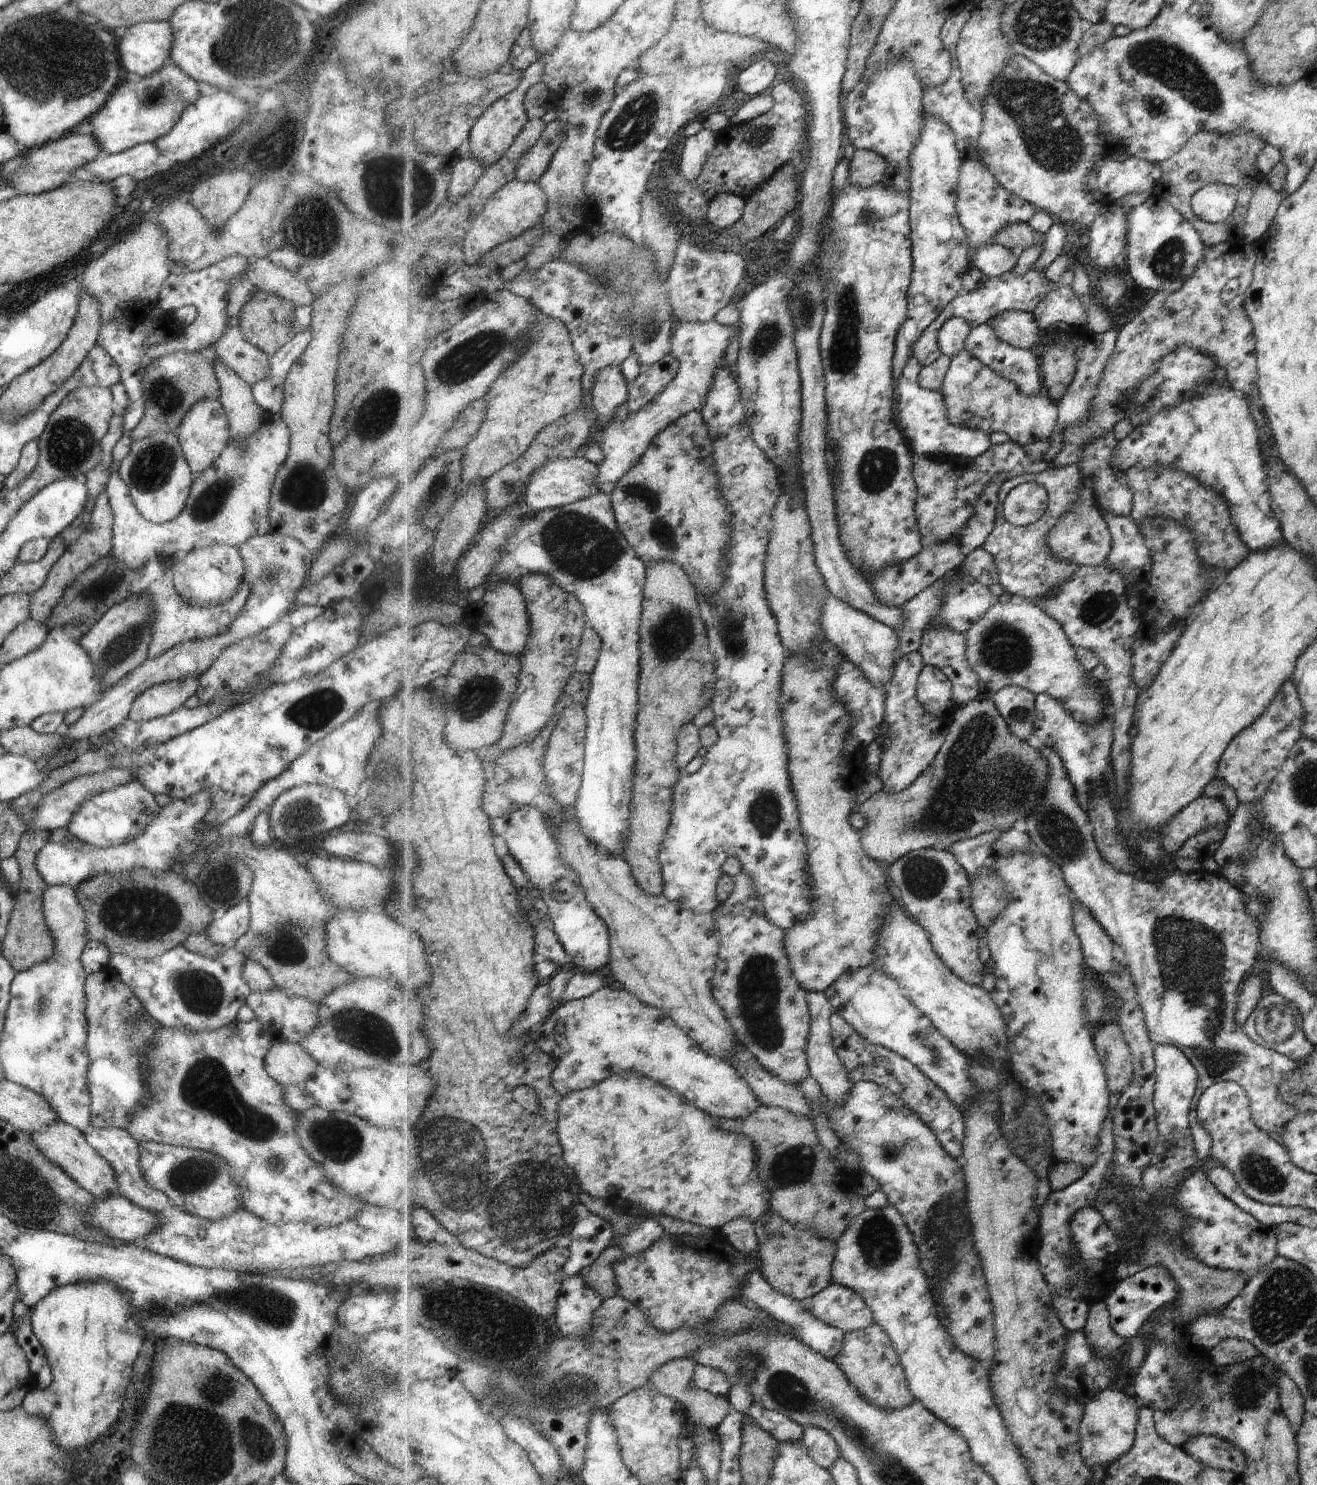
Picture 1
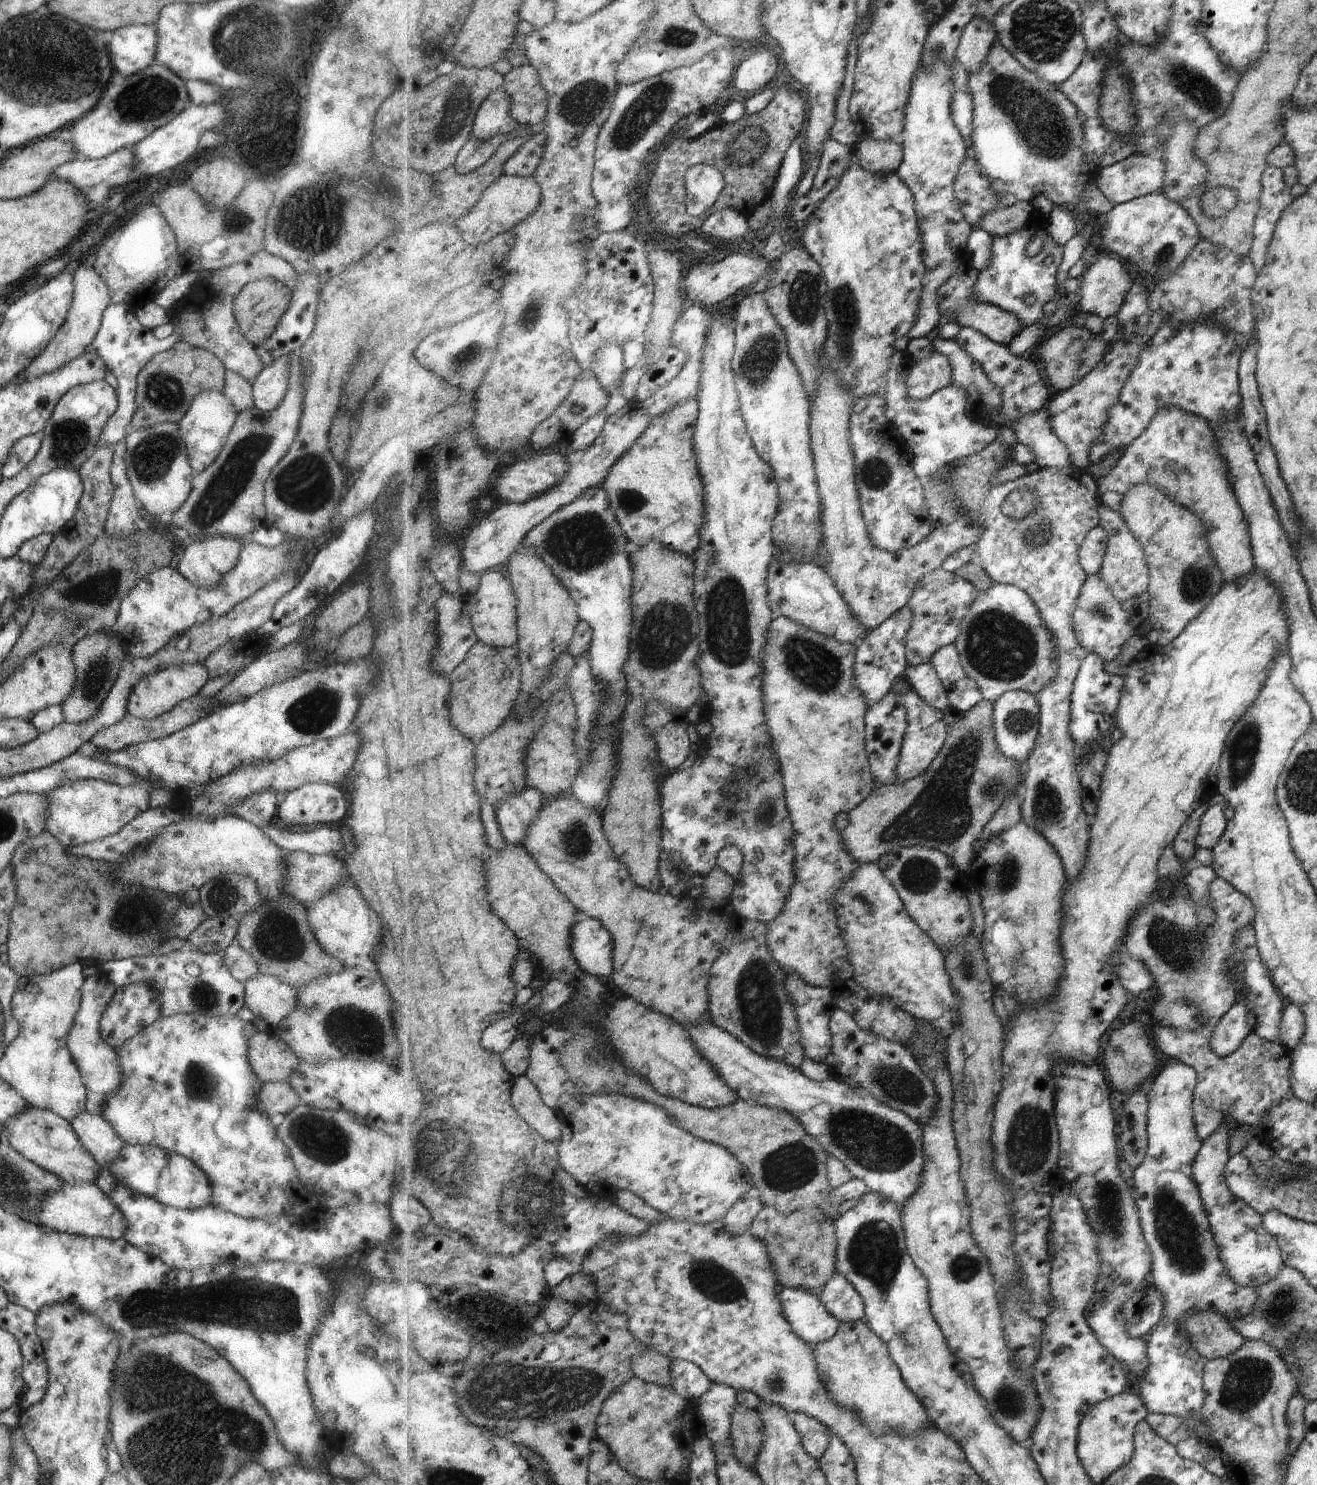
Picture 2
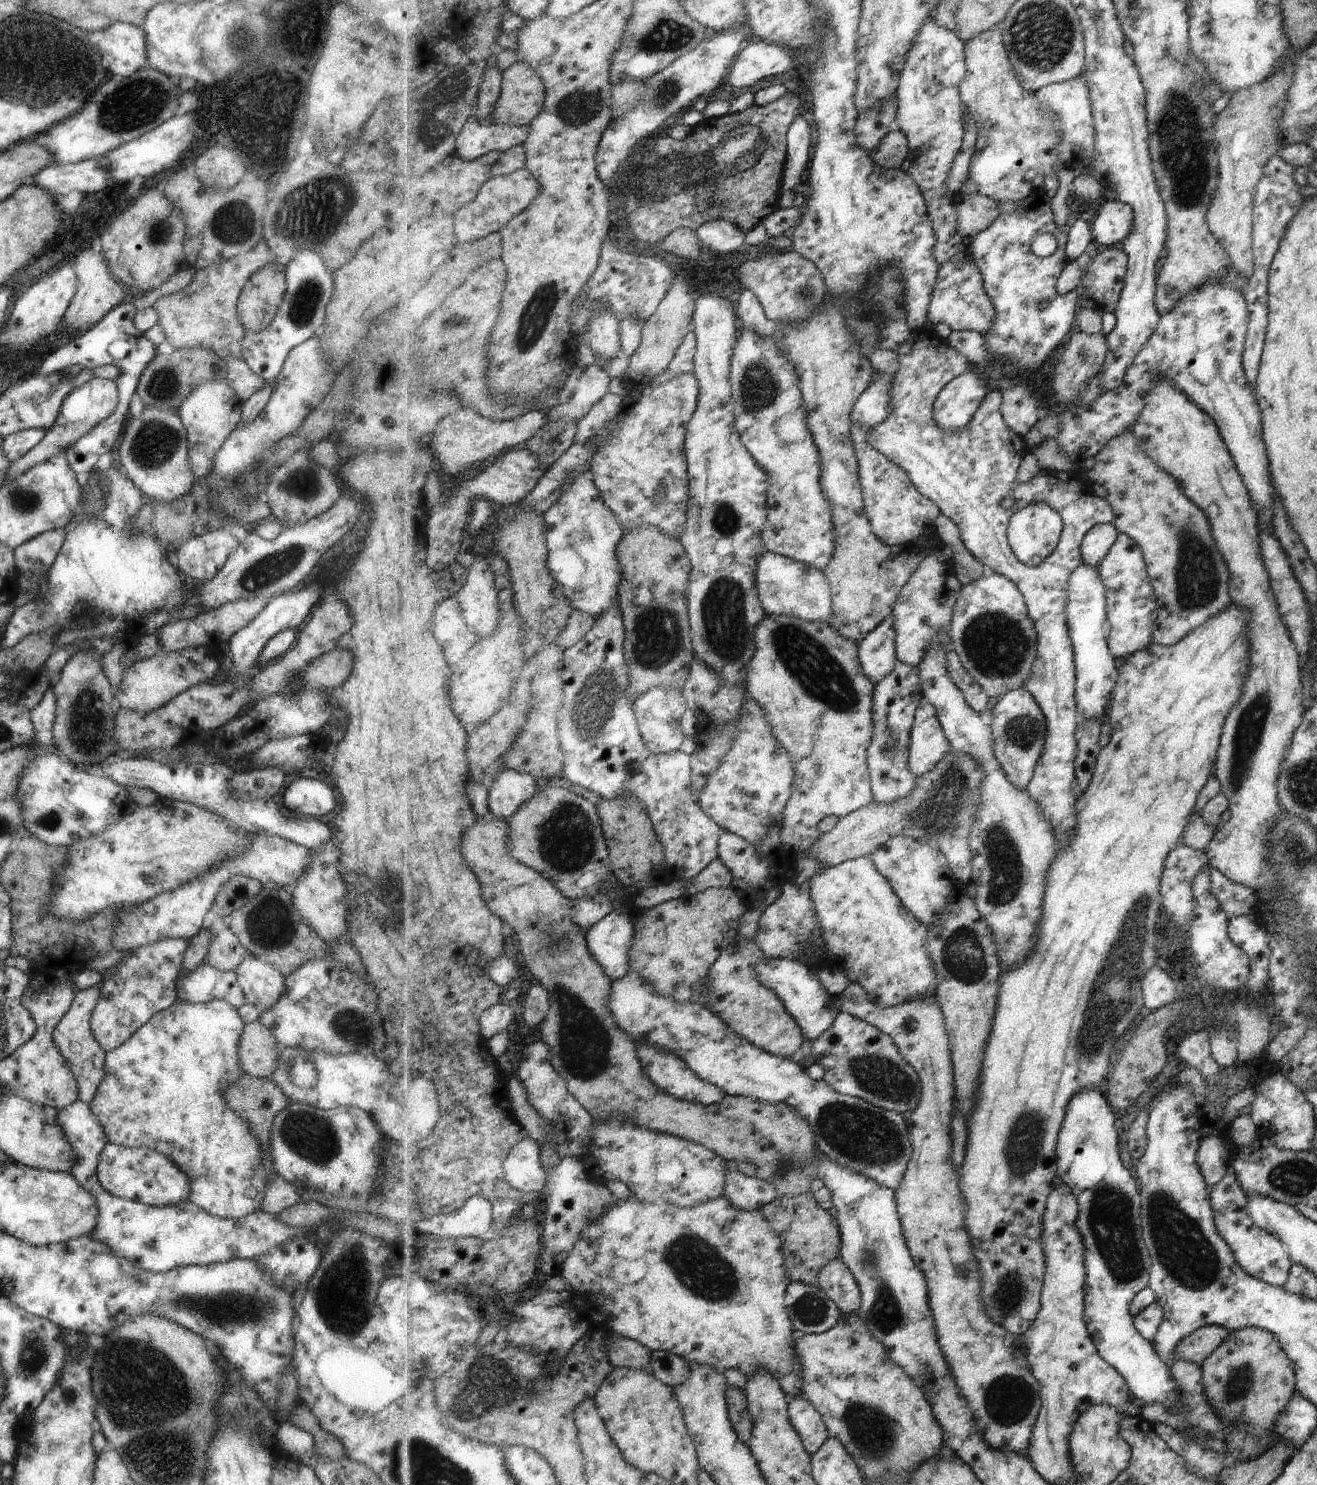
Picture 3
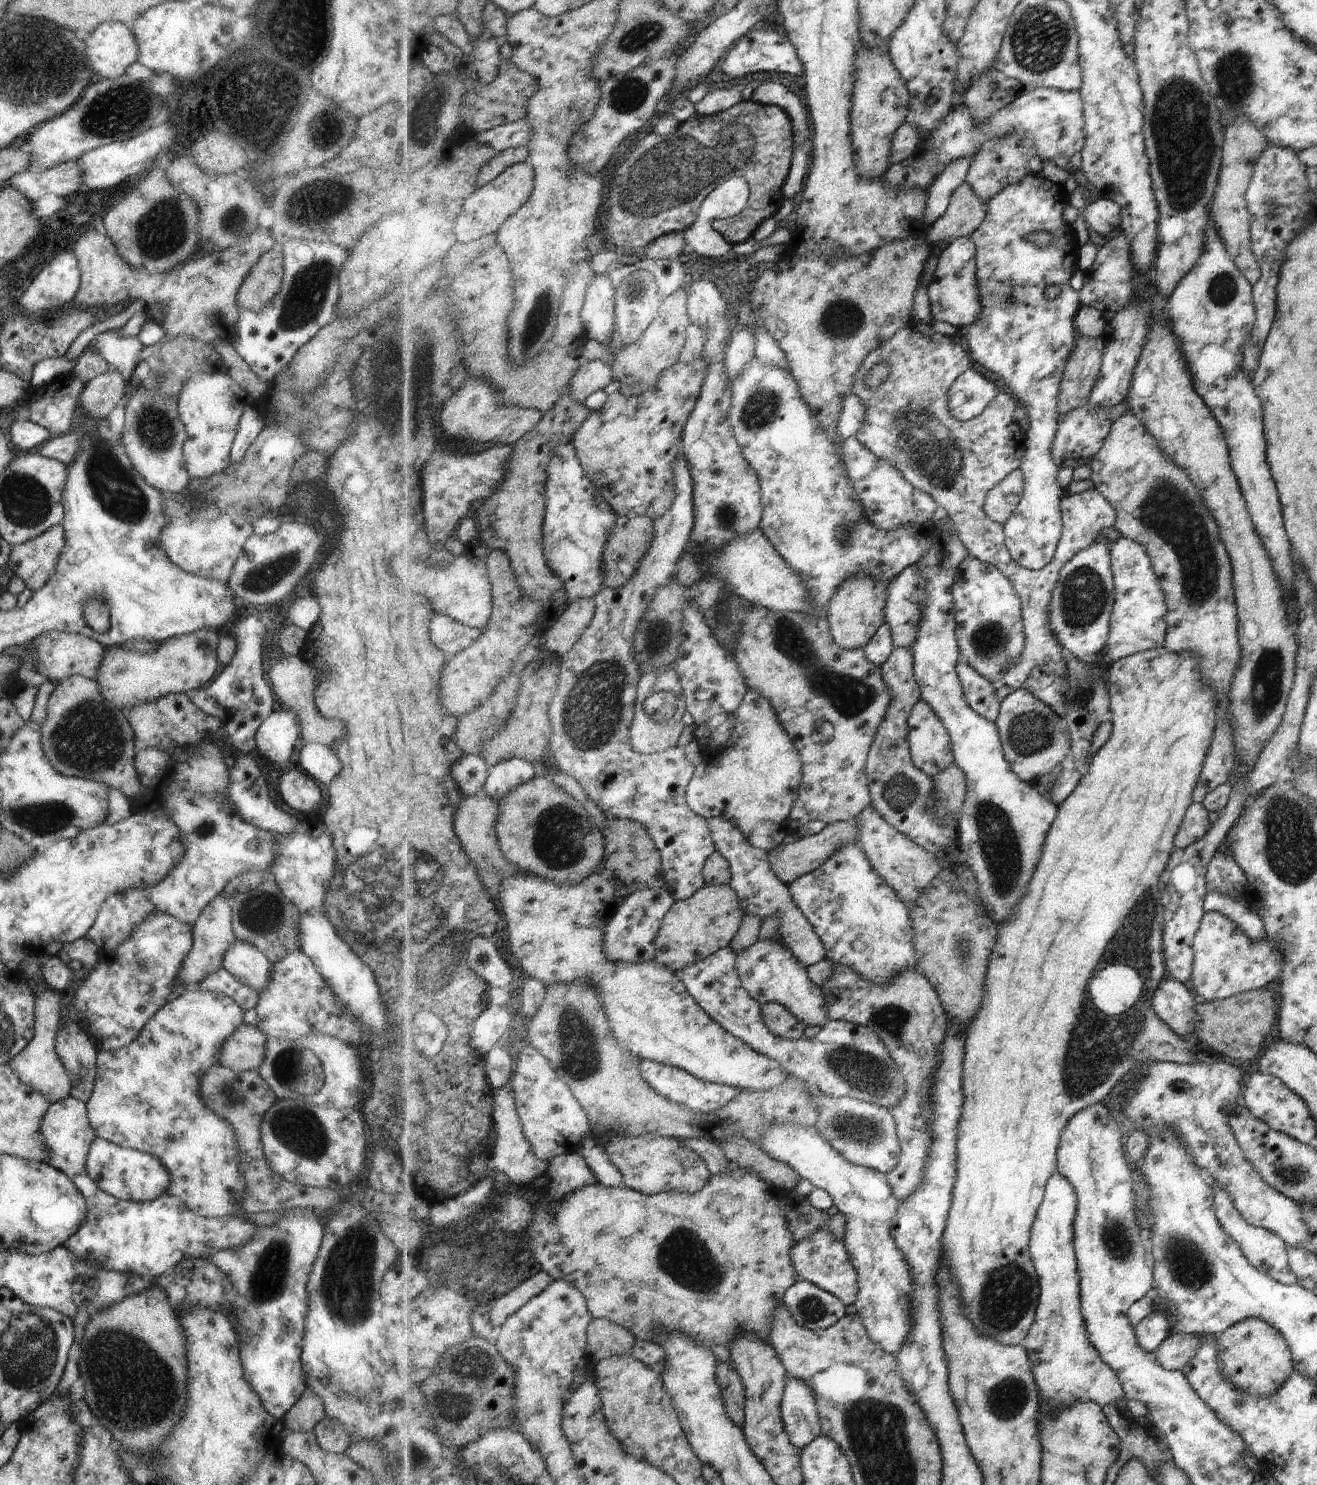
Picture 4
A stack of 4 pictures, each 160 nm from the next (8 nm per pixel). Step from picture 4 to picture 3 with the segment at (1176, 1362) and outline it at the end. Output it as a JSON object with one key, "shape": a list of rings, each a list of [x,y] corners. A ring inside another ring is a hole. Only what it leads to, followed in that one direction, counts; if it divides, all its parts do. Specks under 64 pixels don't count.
{"shape":[[[1214,1325],[1197,1328],[1193,1335],[1184,1339],[1176,1349],[1176,1361],[1200,1366],[1202,1361],[1223,1343],[1228,1334],[1225,1328]]]}

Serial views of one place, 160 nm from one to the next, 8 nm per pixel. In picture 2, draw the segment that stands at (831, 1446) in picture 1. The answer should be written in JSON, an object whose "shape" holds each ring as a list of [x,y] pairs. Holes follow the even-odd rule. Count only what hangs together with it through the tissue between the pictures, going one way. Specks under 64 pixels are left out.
{"shape":[[[790,1413],[788,1417],[800,1432],[809,1454],[820,1461],[828,1451],[834,1432],[821,1421],[805,1413]]]}

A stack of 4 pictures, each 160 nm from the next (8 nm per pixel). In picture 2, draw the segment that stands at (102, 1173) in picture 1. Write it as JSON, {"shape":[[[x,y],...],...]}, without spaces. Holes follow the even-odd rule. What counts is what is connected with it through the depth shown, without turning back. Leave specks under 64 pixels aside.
{"shape":[[[31,1105],[9,1117],[2,1126],[8,1136],[8,1143],[24,1159],[34,1162],[42,1169],[58,1176],[62,1182],[93,1184],[100,1168],[93,1157],[83,1148],[73,1132],[71,1123],[47,1109]]]}

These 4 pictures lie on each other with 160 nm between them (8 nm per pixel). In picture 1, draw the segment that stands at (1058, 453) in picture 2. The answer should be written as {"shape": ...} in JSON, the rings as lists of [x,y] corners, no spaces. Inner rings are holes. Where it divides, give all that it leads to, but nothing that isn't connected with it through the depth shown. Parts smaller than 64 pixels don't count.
{"shape":[[[966,348],[952,358],[944,386],[940,390],[945,397],[948,419],[951,424],[968,429],[981,429],[990,436],[993,433],[1005,433],[1022,445],[1030,445],[1037,441],[1049,440],[1056,432],[1059,416],[1058,404],[1043,394],[1029,396],[1022,393],[1018,386],[1008,378],[1001,376],[988,365],[983,364]]]}

